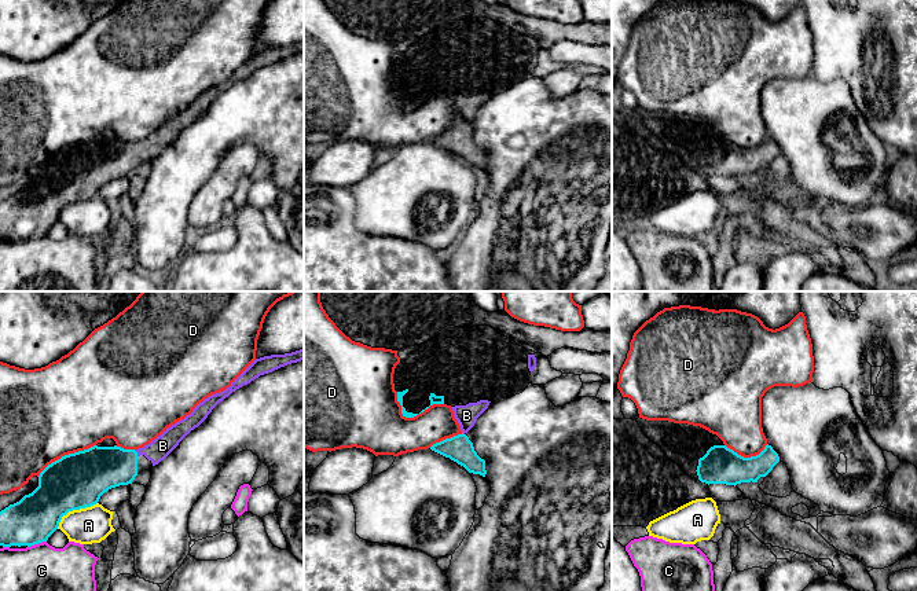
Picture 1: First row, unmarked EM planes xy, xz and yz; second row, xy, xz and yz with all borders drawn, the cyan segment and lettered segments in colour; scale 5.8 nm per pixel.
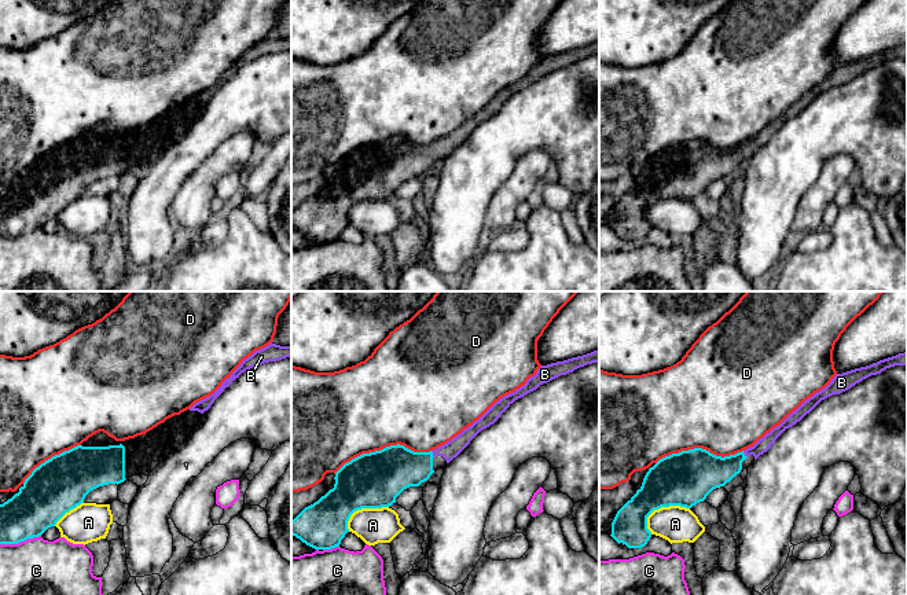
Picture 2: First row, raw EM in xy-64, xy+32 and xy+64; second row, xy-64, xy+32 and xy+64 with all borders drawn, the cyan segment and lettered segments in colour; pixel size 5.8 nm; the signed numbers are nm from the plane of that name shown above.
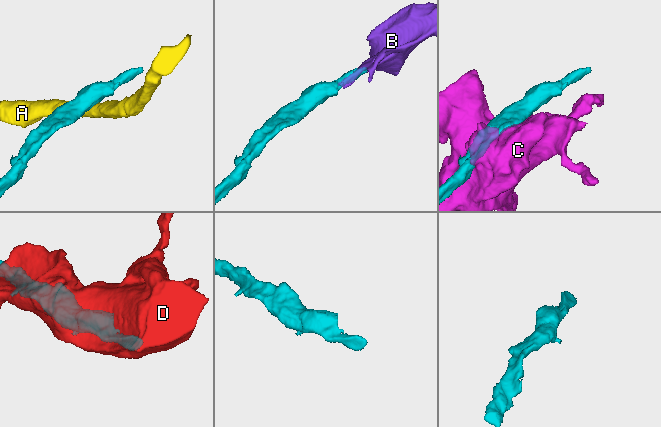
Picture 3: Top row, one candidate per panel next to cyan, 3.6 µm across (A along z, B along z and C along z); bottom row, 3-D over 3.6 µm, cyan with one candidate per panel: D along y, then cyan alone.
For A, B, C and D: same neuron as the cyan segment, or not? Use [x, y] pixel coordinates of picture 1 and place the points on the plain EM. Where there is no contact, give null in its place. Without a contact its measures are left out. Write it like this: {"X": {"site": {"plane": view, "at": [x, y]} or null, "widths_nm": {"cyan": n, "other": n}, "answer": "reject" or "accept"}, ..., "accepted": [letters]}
{"A": {"site": {"plane": "xy", "at": [73, 201]}, "widths_nm": {"cyan": 320, "other": 220}, "answer": "reject"}, "B": {"site": {"plane": "xy", "at": [136, 146]}, "widths_nm": {"cyan": 280, "other": 120}, "answer": "accept"}, "C": {"site": {"plane": "xy", "at": [36, 235]}, "widths_nm": {"cyan": 280, "other": 480}, "answer": "reject"}, "D": {"site": {"plane": "xz", "at": [413, 109]}, "widths_nm": {"cyan": 40, "other": 380}, "answer": "reject"}, "accepted": ["B"]}

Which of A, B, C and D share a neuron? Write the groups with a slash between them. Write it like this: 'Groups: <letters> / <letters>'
Groups: A / B / C / D

